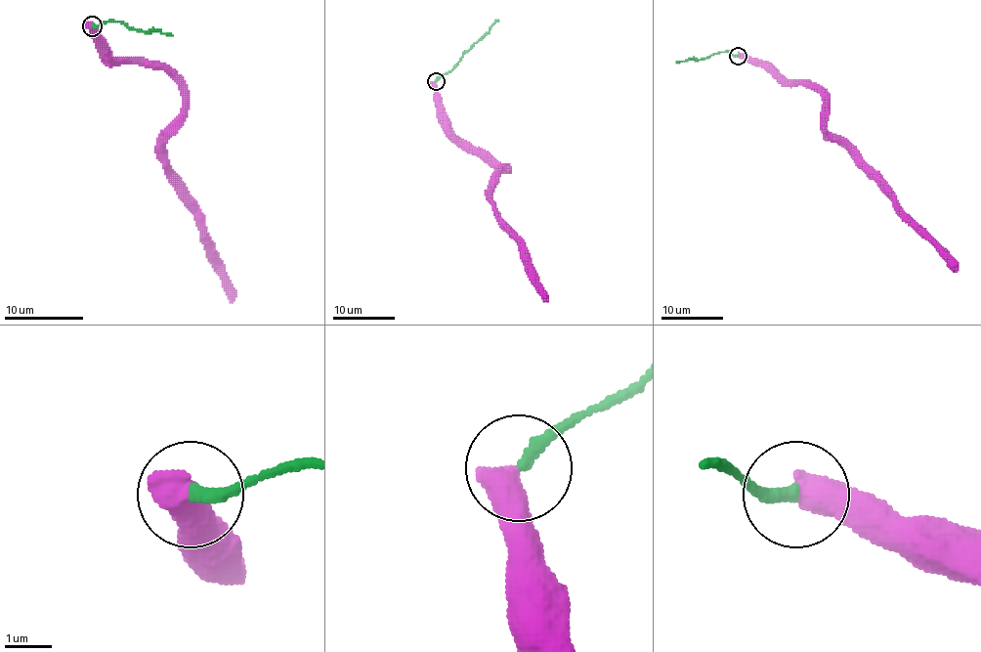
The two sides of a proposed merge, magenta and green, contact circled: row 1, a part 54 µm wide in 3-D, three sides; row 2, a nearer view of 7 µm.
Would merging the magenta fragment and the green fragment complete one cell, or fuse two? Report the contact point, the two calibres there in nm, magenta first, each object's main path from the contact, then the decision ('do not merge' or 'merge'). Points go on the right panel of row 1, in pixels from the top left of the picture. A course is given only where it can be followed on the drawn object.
(738, 56) | 600/280 nm | magenta via (738, 55), (767, 61), (788, 81), (811, 83), (823, 95), (825, 127), (957, 272) | green via (738, 55), (718, 52), (705, 58), (676, 63) | do not merge

